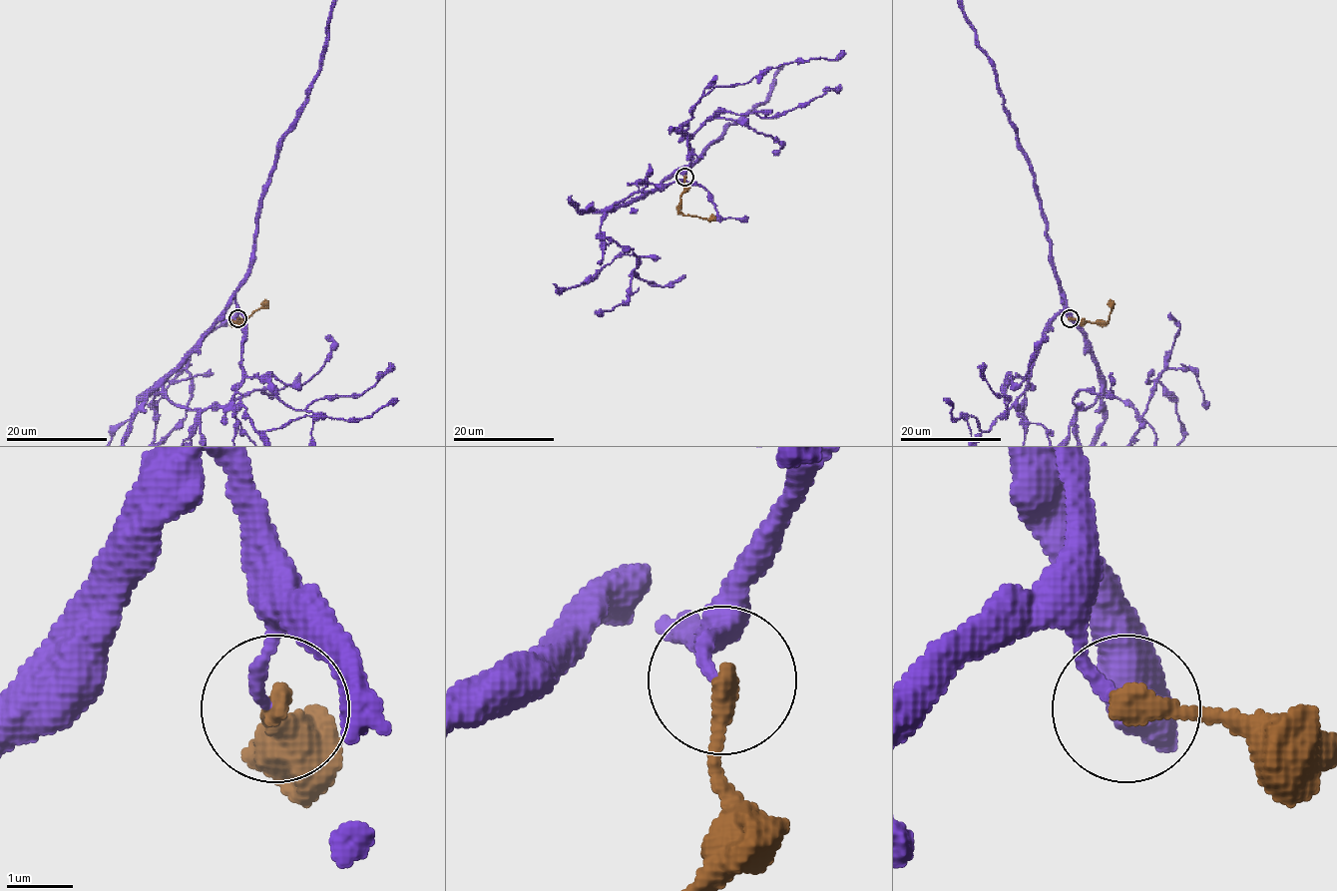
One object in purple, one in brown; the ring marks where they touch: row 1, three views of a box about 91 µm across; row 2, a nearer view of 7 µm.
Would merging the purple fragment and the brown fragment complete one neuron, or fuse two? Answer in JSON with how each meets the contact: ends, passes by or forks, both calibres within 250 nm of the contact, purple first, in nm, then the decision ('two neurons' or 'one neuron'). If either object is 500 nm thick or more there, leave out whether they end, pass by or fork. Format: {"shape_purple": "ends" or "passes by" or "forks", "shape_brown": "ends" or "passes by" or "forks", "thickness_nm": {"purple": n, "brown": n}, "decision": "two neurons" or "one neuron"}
{"shape_purple": "ends", "shape_brown": "ends", "thickness_nm": {"purple": 190, "brown": 360}, "decision": "one neuron"}

